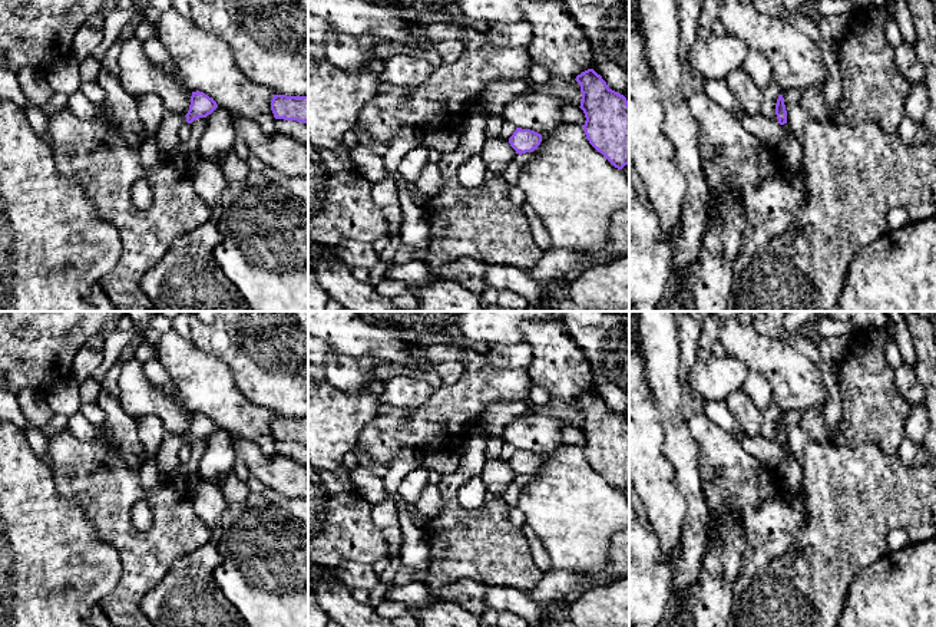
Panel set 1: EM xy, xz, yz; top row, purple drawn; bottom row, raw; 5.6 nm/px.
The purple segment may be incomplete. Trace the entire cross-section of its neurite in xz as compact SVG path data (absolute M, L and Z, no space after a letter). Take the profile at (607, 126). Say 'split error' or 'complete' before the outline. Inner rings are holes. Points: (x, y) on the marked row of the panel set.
complete; M593 69L575 79L581 85L581 109L585 113L582 125L589 143L615 168L629 164L629 103L626 98L612 90Z

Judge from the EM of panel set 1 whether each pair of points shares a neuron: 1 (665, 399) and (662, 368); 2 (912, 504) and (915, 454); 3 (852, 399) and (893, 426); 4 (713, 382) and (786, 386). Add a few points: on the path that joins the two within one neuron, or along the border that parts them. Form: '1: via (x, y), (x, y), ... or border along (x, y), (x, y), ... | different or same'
1: via (665, 392), (662, 375) | same
2: border along (896, 455), (905, 462), (920, 461) | different
3: via (862, 399), (883, 421) | same
4: border along (727, 353), (738, 357), (750, 370) | different

